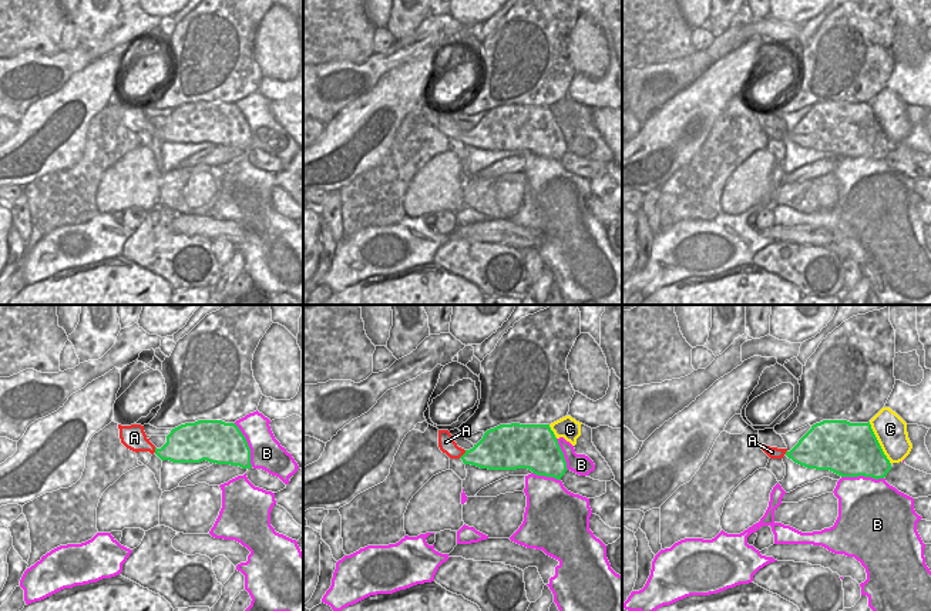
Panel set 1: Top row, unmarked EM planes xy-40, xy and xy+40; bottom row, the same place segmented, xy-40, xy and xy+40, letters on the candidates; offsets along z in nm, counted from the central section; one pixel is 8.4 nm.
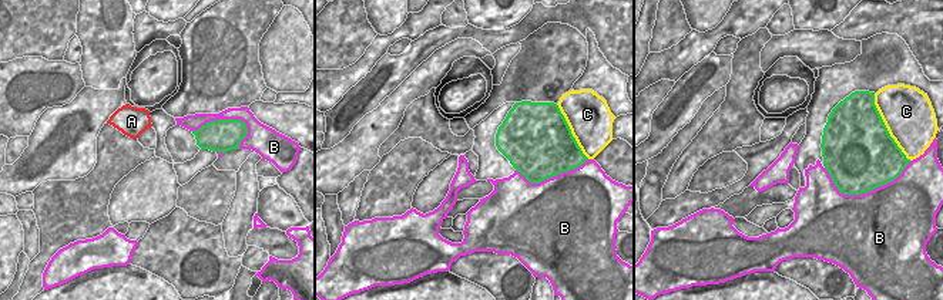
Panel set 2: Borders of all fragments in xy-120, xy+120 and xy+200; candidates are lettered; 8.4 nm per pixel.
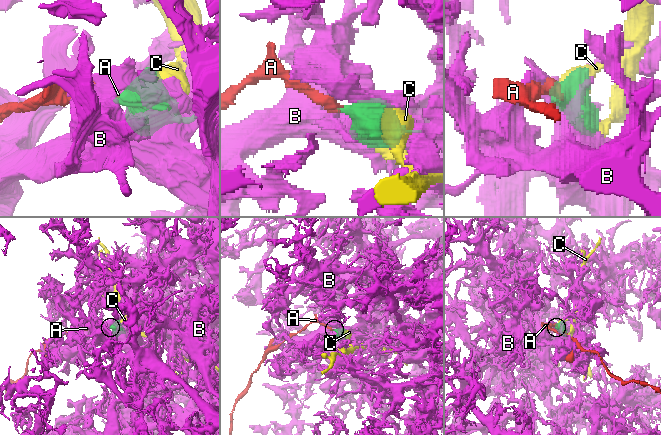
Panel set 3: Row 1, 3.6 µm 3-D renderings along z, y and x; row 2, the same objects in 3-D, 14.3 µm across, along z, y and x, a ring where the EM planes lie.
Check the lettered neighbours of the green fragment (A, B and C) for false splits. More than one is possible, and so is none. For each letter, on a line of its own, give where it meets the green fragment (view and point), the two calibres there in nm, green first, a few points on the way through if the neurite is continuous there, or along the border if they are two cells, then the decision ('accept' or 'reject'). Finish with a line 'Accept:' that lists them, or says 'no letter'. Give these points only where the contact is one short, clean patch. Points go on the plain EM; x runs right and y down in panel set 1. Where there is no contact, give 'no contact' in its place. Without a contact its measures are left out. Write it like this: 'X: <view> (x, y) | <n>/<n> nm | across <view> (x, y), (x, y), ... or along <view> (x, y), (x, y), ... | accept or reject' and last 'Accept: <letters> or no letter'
A: xy (463, 136) | 280/140 nm | across xy (491, 133), (486, 136), (463, 136), (446, 123) | accept
B: xy-40 (246, 126) | 360/280 nm | reject
C: xy+40 (879, 124) | 460/280 nm | reject
Accept: A

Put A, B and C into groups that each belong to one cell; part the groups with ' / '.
A / B / C

